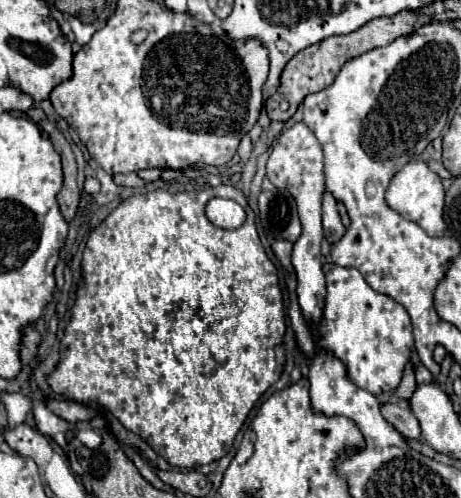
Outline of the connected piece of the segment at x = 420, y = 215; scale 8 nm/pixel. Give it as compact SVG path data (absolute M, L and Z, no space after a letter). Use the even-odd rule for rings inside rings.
M409 161L389 183L389 189L385 193L387 205L397 211L403 219L417 223L427 235L439 237L445 233L445 221L443 221L443 183L437 173L433 173L425 161Z

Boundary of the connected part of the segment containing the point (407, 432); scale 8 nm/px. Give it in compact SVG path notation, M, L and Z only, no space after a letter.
M392 394L389 403L381 405L381 413L401 435L405 435L409 439L421 439L419 421L413 415L408 401L399 399Z

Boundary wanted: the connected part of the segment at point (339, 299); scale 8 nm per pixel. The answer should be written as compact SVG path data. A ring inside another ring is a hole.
M325 263L323 273L327 279L327 305L319 325L319 345L347 365L349 377L359 387L373 395L393 393L413 351L409 313L391 297L373 291L357 269Z

